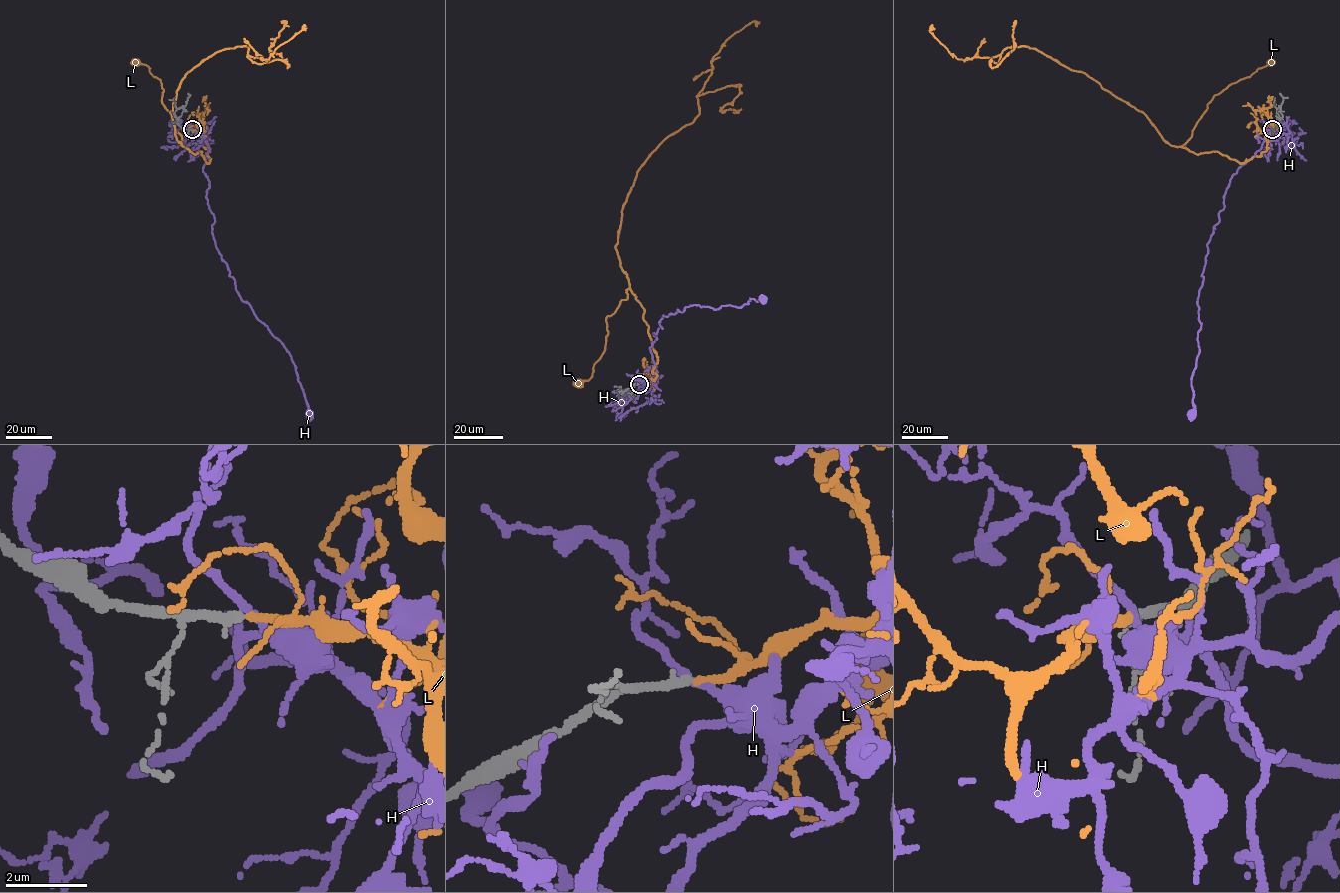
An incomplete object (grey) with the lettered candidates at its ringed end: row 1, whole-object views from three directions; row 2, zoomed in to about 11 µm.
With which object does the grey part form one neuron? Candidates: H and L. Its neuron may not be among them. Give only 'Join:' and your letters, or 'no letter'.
Join: L

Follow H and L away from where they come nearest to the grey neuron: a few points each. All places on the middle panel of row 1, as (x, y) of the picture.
H: (638, 384), (657, 372), (649, 347), (663, 315), (762, 299)
L: (639, 384), (657, 377), (657, 356), (644, 309), (630, 289), (606, 317), (592, 376), (578, 384)

